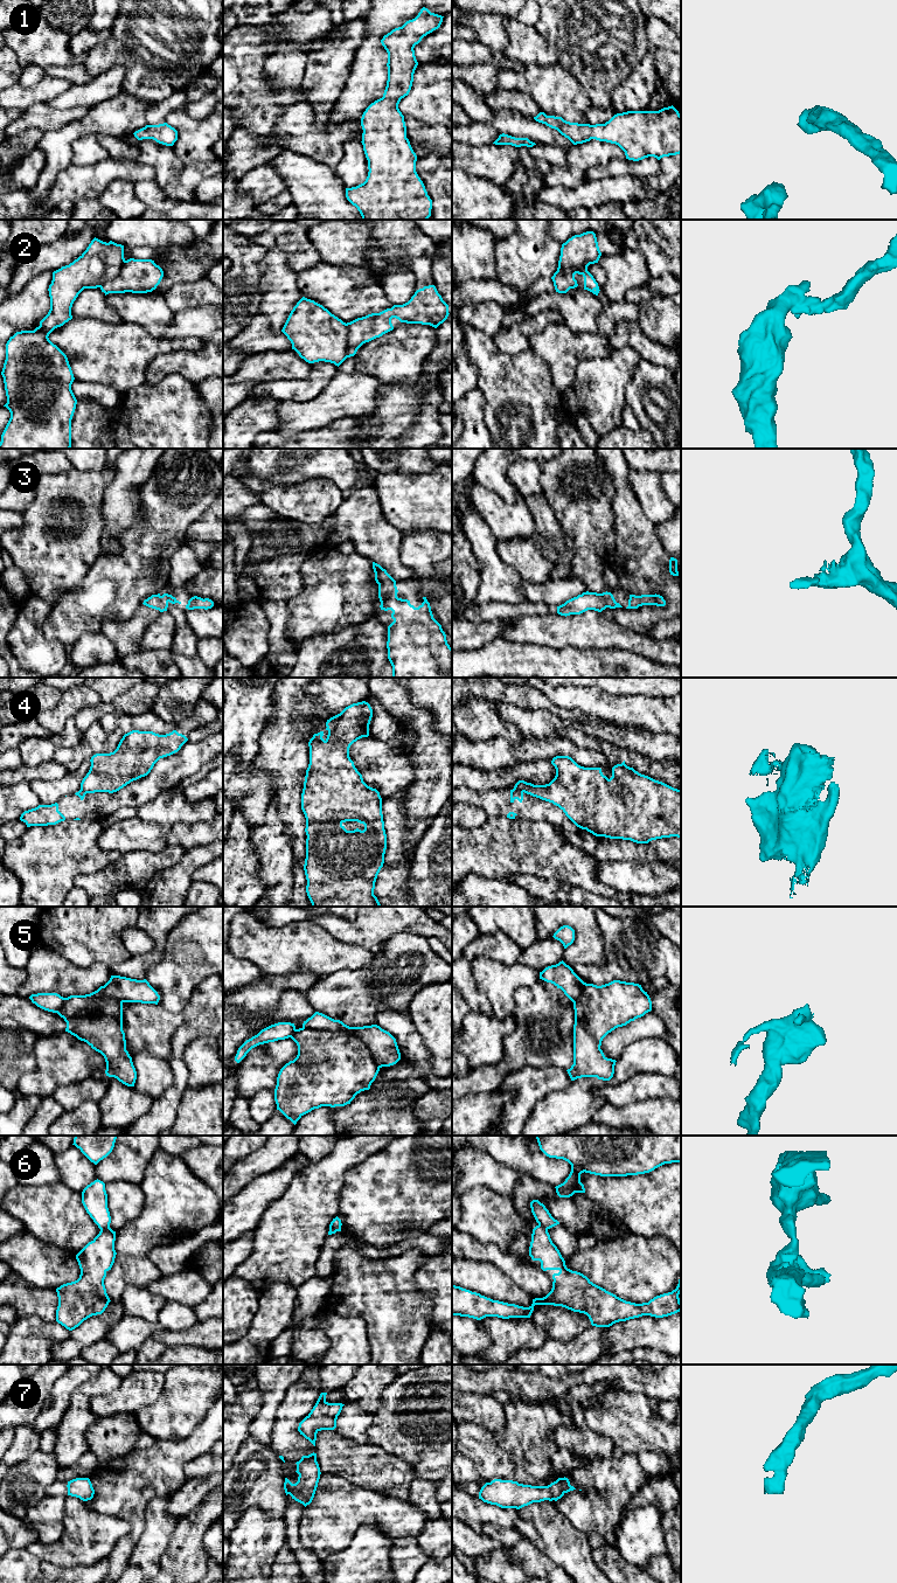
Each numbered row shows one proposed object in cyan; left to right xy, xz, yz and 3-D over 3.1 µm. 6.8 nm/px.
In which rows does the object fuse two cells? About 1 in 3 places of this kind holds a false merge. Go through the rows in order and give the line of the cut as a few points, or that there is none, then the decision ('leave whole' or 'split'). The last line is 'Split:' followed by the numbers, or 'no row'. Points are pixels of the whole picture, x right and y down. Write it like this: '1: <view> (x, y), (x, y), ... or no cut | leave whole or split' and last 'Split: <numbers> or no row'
1: no cut | leave whole
2: xz (345, 324), (347, 327), (347, 356) | split
3: no cut | leave whole
4: yz (514, 787), (523, 791) | split
5: xz (303, 1027), (345, 1030), (357, 1036), (380, 1067) | split
6: xy (109, 1227), (101, 1230) | split
7: no cut | leave whole
Split: 2, 4, 5, 6

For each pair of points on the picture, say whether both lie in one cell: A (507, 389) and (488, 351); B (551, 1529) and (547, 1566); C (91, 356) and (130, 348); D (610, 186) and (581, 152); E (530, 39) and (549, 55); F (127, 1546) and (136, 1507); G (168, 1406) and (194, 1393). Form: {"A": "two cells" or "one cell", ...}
{"A": "one cell", "B": "two cells", "C": "one cell", "D": "two cells", "E": "one cell", "F": "one cell", "G": "one cell"}

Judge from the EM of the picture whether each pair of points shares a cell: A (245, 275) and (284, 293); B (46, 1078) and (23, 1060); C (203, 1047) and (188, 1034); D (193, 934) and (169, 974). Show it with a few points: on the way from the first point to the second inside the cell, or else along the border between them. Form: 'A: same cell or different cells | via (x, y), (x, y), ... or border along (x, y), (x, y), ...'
A: different cells | border along (266, 255), (259, 262), (259, 307)
B: different cells | border along (36, 1042), (35, 1068), (20, 1078), (16, 1090)
C: different cells | border along (210, 1035), (195, 1036), (186, 1046), (185, 1064)
D: same cell | via (187, 944), (187, 958), (180, 965)

